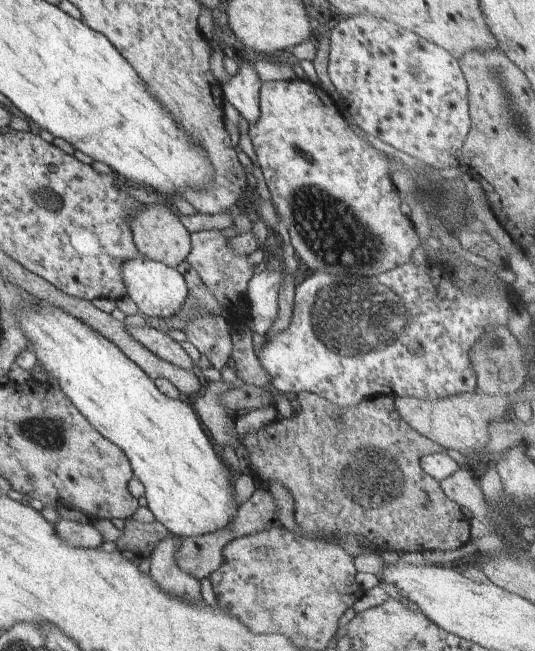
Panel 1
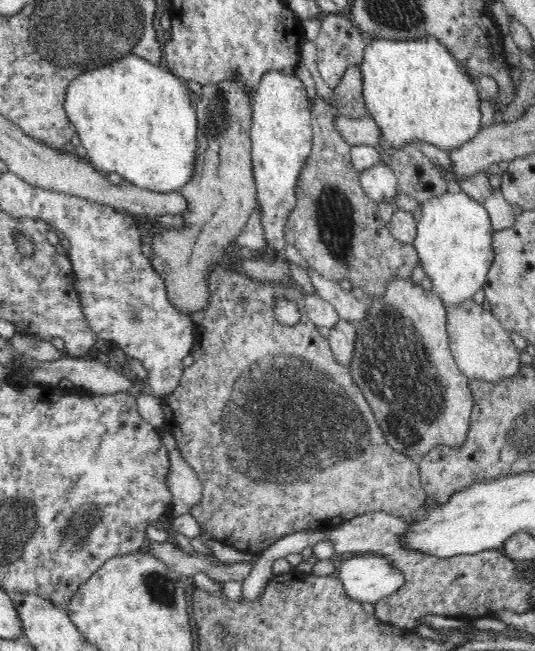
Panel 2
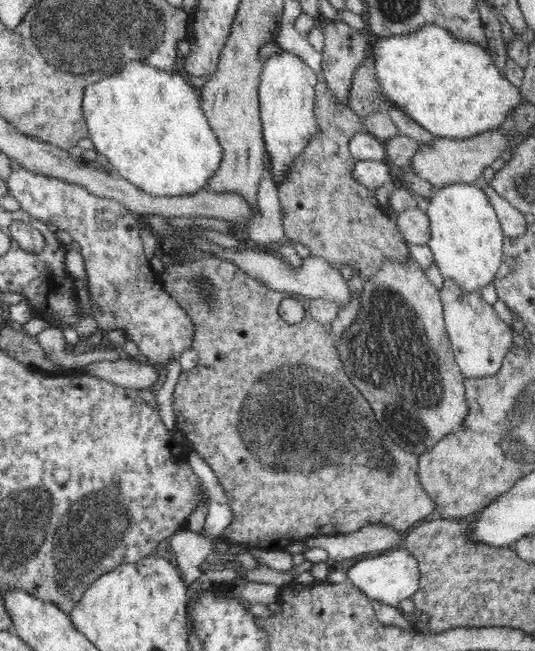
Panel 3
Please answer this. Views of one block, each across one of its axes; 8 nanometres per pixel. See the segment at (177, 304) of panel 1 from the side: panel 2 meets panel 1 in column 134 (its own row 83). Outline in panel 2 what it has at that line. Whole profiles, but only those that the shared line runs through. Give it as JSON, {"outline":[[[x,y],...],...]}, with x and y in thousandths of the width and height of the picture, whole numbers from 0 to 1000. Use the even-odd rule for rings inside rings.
{"outline":[[[507,108],[492,114],[471,144],[471,257],[479,278],[479,310],[486,315],[490,349],[497,379],[525,392],[533,370],[531,349],[540,329],[555,313],[551,292],[561,261],[576,249],[581,235],[583,197],[581,164],[576,158],[568,126],[550,112]]]}

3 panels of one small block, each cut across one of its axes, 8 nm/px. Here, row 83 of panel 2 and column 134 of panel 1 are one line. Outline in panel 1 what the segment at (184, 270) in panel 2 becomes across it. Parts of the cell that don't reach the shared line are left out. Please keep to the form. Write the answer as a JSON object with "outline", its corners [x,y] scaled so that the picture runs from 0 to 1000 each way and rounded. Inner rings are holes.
{"outline":[[[292,313],[284,316],[269,316],[262,320],[243,341],[250,375],[258,381],[264,393],[273,393],[284,399],[305,402],[327,412],[336,402],[348,399],[351,387],[357,382],[353,353],[340,344],[335,332],[327,327],[327,321],[314,315]]]}

